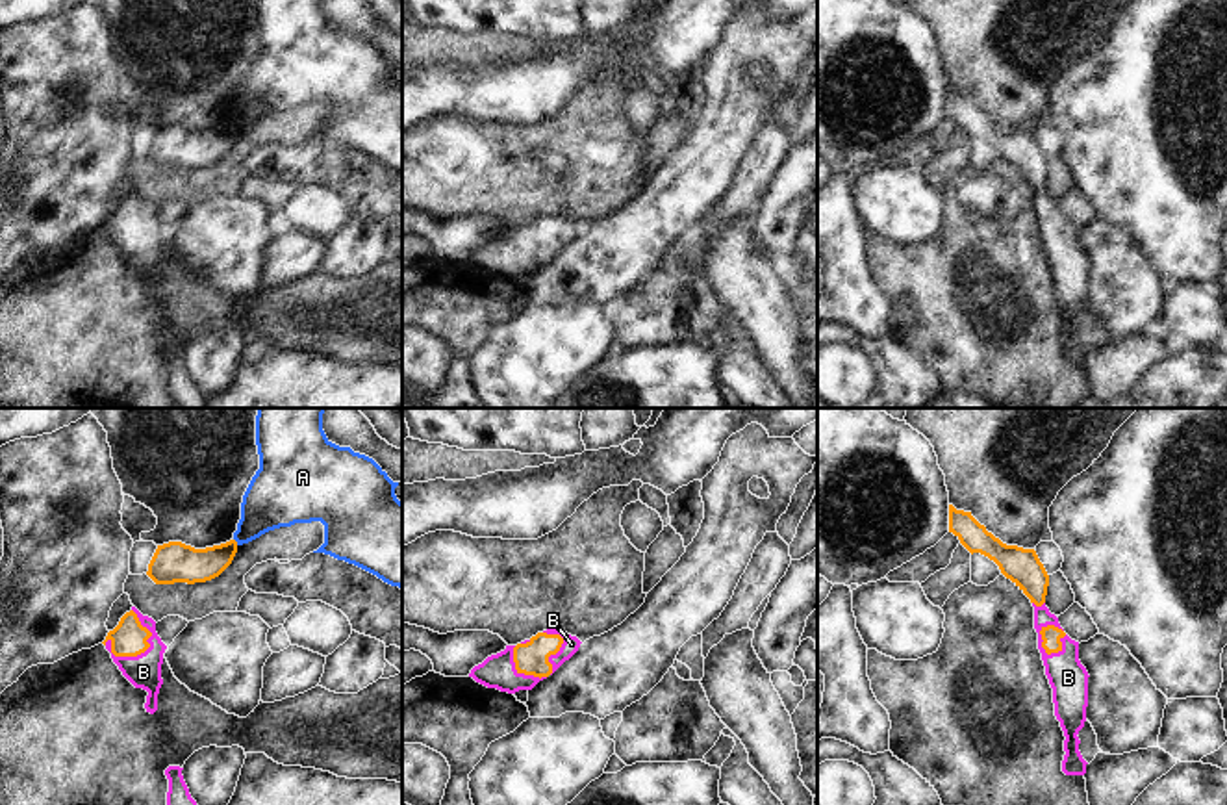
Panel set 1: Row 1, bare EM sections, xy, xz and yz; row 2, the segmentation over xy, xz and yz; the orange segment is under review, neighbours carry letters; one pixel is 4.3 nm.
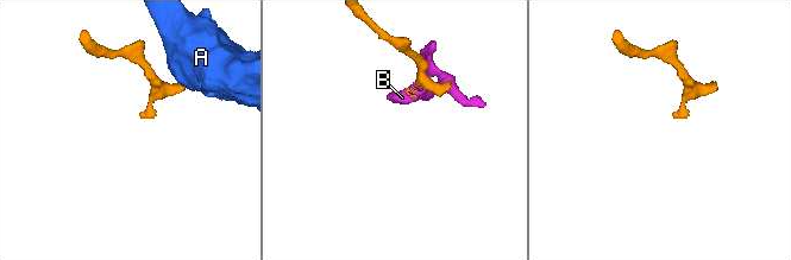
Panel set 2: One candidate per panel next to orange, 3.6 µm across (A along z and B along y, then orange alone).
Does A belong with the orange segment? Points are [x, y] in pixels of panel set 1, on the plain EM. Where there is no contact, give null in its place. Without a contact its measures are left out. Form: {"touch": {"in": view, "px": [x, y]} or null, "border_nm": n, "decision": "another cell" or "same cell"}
{"touch": {"in": "xy", "px": [236, 127]}, "border_nm": 40, "decision": "another cell"}

